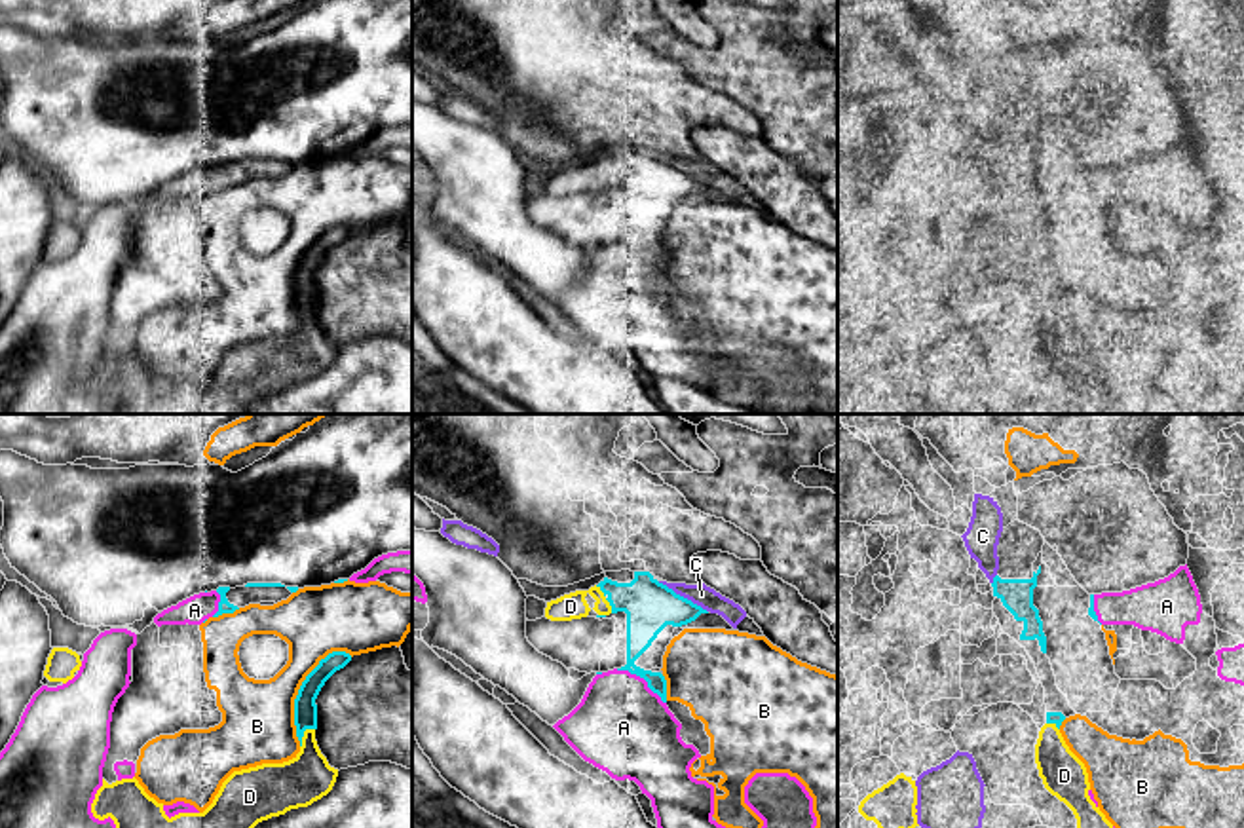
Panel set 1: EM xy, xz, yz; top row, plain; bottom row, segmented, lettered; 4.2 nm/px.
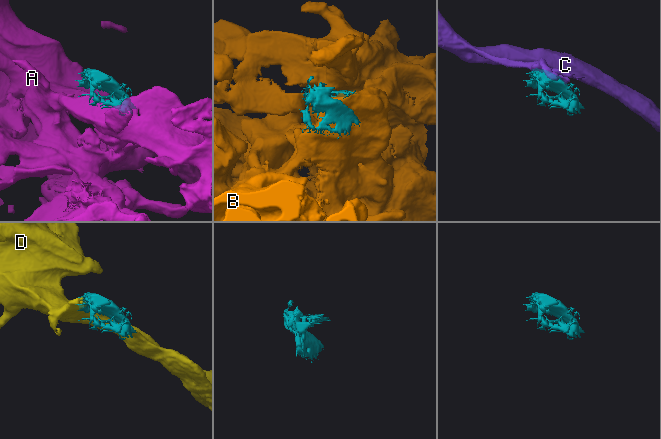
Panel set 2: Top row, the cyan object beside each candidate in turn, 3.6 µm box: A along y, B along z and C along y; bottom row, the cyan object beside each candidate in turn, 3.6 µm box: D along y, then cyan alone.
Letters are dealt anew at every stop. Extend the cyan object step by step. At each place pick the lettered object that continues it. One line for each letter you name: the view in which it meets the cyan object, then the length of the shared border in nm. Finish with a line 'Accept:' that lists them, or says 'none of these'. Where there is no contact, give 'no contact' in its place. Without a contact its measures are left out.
D: contact in xz; length 140 nm
Accept: D

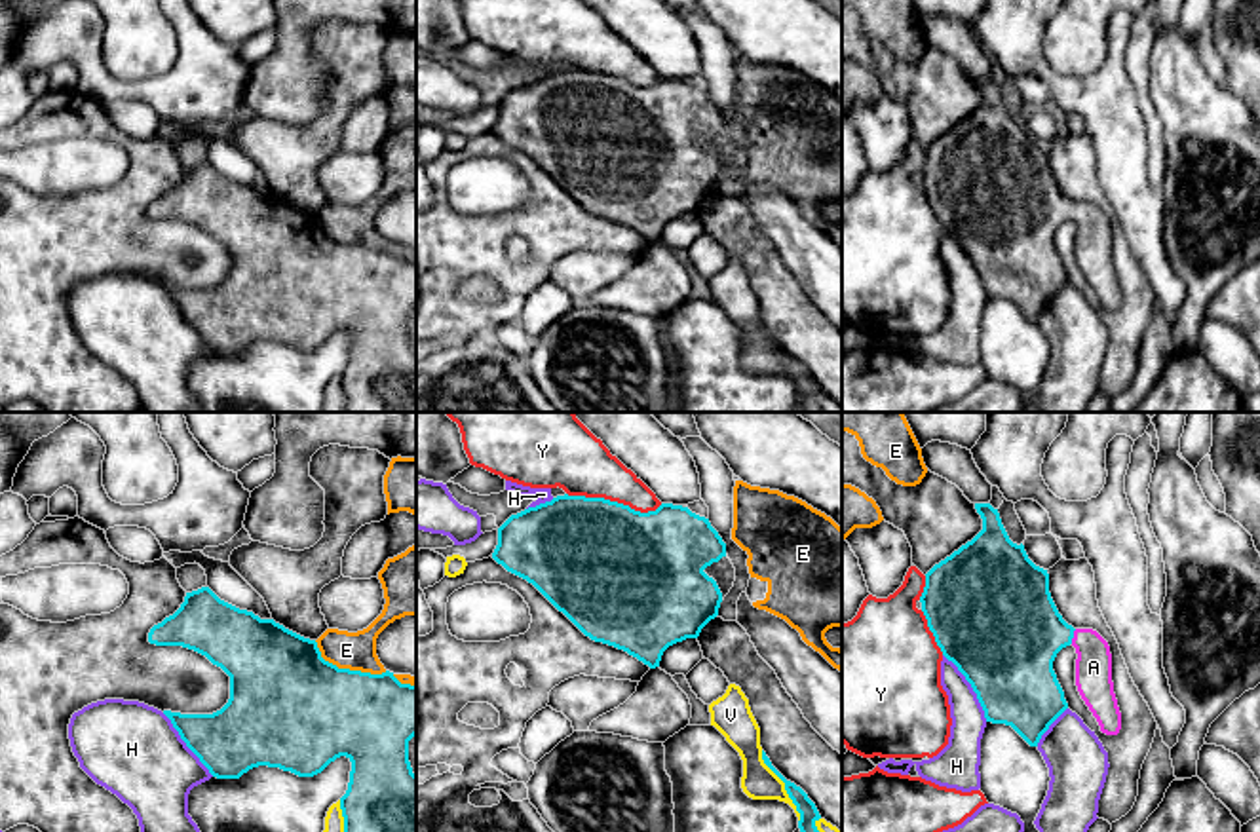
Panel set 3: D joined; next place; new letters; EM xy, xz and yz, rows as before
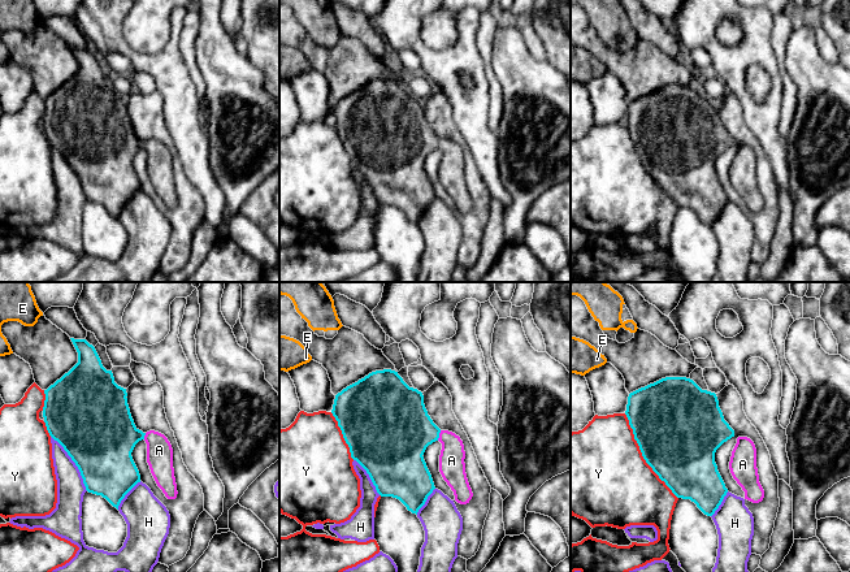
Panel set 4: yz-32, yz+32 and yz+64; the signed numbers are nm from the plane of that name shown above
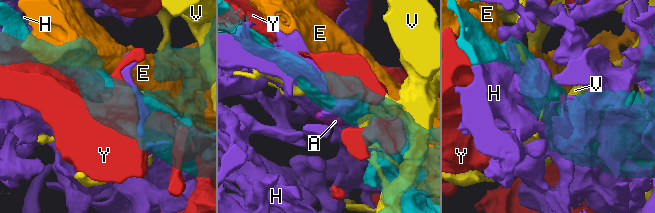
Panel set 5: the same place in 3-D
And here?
A: contact in yz; length 70 nm
Accept: A

